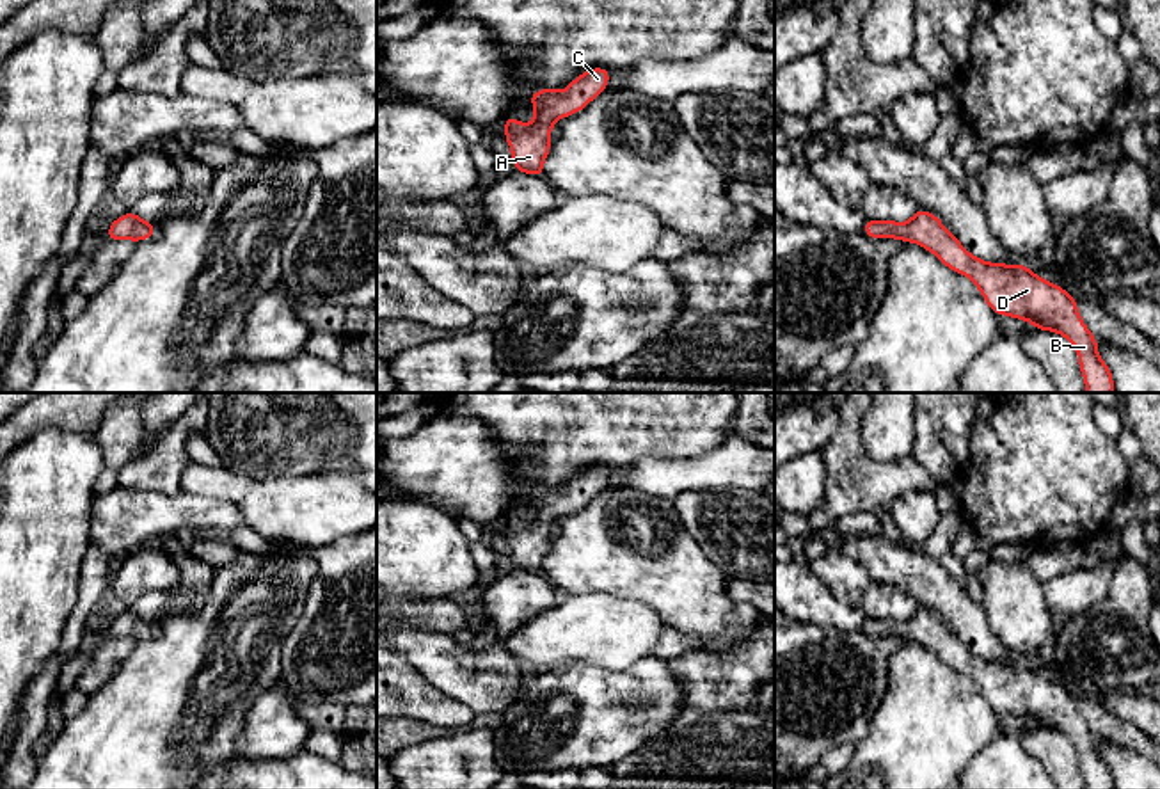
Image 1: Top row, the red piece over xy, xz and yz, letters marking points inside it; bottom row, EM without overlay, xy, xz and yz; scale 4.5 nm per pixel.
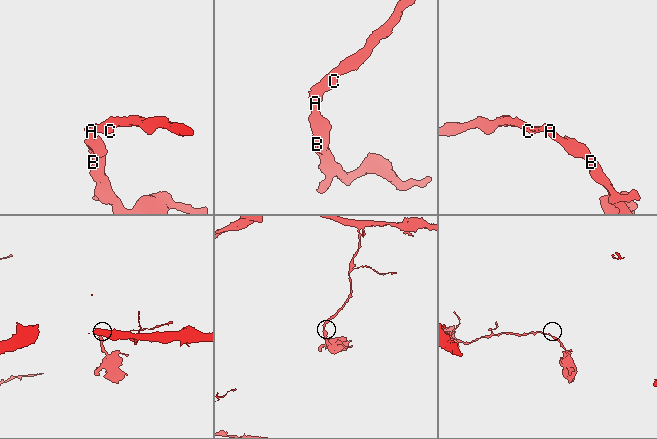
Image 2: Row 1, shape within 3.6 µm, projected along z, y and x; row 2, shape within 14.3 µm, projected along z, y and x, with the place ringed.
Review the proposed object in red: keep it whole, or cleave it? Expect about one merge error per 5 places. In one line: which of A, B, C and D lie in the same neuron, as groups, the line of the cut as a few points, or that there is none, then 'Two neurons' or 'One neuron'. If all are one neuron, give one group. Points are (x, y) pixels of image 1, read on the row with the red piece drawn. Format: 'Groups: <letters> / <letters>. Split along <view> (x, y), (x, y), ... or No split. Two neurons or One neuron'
Groups: A B C D. No split. One neuron

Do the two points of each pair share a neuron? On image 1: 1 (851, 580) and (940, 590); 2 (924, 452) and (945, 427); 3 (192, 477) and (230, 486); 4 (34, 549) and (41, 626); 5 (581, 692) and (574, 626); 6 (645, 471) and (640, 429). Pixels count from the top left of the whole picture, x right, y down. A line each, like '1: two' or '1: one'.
1: two
2: two
3: one
4: one
5: two
6: two

